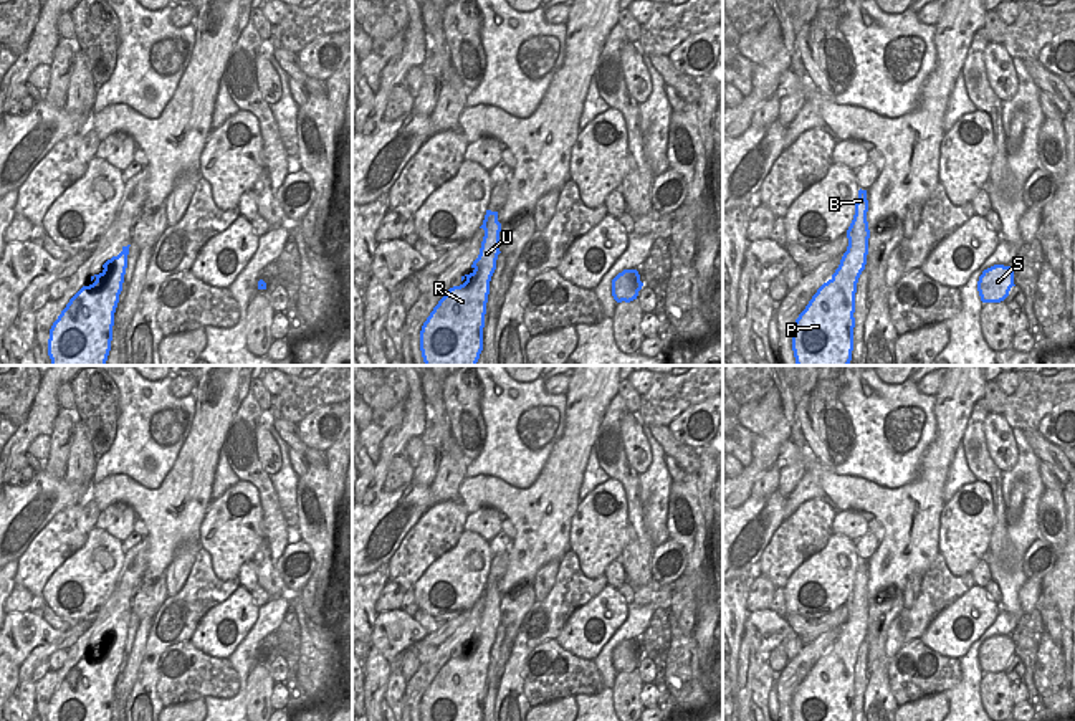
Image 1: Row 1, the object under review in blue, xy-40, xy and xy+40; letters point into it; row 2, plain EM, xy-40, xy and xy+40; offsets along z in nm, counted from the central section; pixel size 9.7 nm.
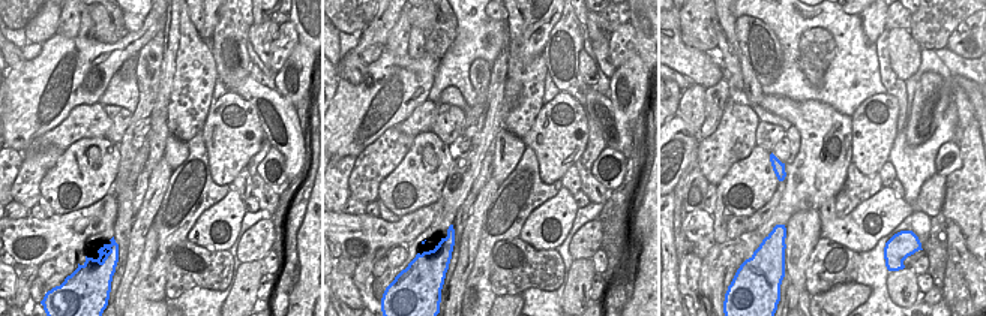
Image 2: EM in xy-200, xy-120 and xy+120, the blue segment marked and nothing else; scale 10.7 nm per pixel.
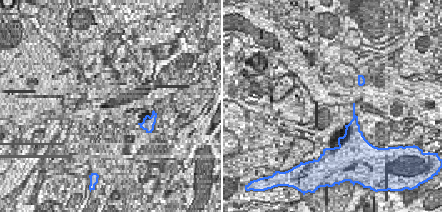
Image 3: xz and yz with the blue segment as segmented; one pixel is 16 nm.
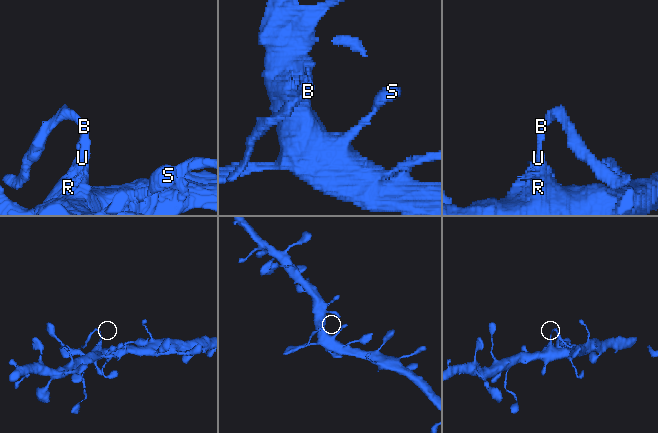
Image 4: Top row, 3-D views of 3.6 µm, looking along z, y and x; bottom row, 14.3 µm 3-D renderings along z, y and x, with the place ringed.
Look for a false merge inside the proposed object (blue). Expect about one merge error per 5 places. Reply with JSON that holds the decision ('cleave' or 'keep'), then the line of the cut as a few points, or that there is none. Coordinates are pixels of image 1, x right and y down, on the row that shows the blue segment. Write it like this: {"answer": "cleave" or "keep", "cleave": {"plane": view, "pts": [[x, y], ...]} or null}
{"answer": "cleave", "cleave": {"plane": "xy-40", "pts": [[103, 265], [123, 276]]}}

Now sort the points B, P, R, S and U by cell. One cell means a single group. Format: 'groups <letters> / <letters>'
groups B U / P R S

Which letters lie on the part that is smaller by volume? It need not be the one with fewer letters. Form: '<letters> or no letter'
B, U

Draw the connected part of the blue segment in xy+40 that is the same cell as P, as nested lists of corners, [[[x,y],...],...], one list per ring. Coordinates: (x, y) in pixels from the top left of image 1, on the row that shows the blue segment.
[[[838,265],[792,327],[797,365],[848,365],[853,351],[855,293],[860,273]]]

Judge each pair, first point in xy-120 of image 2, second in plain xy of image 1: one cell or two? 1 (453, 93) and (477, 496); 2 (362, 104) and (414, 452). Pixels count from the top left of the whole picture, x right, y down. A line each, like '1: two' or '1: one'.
1: one
2: two

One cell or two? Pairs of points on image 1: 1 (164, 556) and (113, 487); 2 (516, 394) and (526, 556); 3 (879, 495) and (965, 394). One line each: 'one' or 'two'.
1: one
2: two
3: one

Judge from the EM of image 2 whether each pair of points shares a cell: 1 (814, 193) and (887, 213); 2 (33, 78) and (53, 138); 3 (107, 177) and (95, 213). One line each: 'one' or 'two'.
1: two
2: two
3: two

